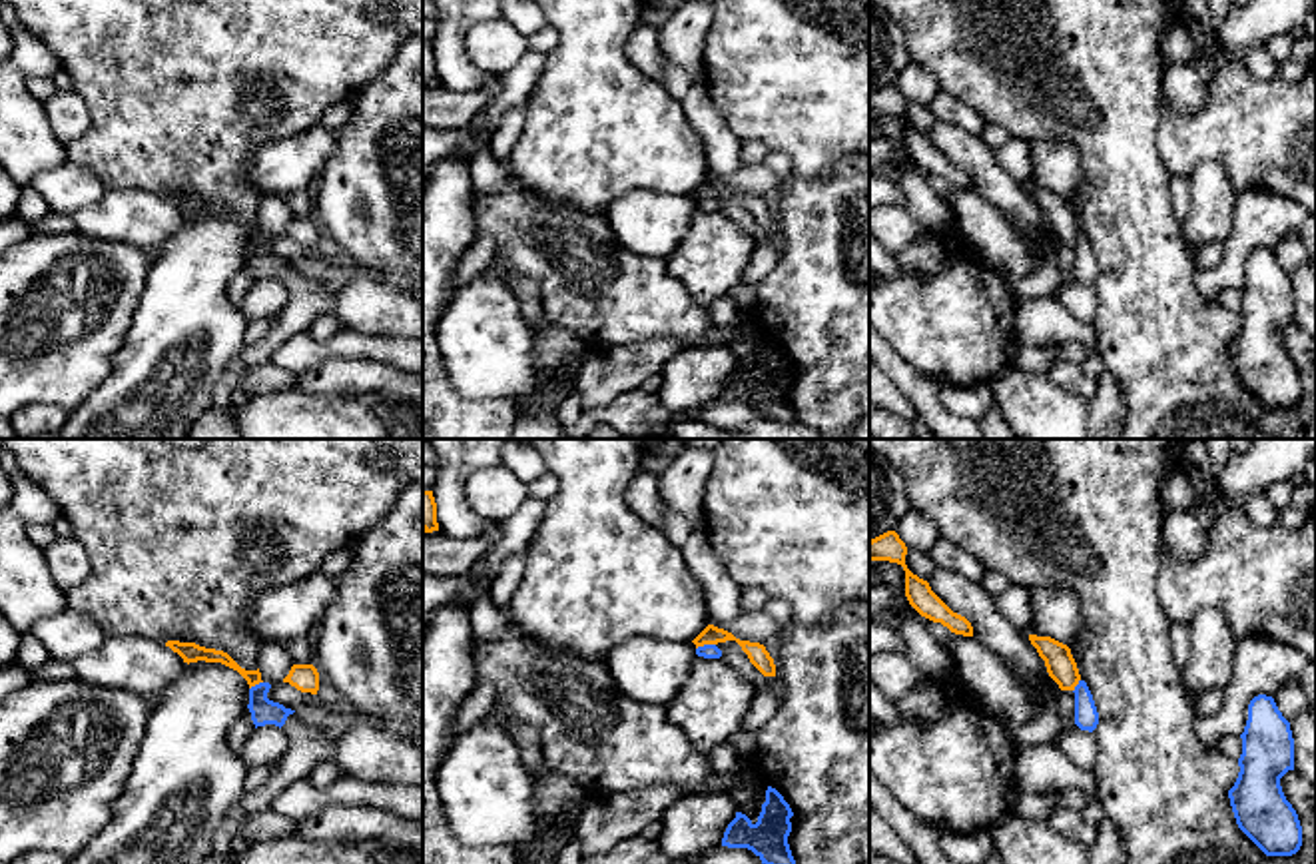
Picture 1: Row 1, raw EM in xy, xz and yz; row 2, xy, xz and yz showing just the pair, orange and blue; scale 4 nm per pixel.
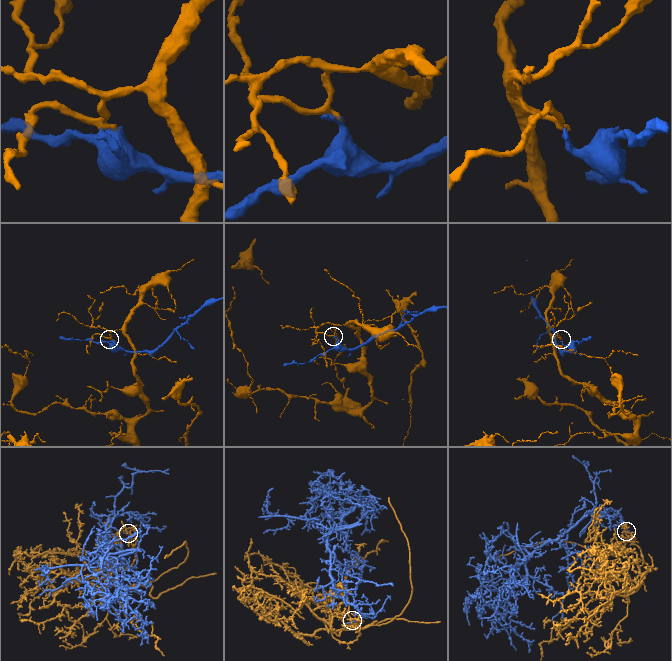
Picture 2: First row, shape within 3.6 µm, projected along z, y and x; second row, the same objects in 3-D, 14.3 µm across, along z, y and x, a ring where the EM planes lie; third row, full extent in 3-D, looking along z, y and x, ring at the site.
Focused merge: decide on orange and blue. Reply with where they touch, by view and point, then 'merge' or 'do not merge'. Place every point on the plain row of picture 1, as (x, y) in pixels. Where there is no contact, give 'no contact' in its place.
xz (704, 196) | do not merge

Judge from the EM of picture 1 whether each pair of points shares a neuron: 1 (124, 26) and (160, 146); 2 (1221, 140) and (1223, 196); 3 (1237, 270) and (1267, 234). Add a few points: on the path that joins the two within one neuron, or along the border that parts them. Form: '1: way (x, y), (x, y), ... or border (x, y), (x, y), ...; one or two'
1: way (138, 56), (160, 78), (160, 116); one
2: border (1187, 176), (1203, 162), (1217, 162), (1237, 196); two
3: way (1237, 260), (1257, 236); one

